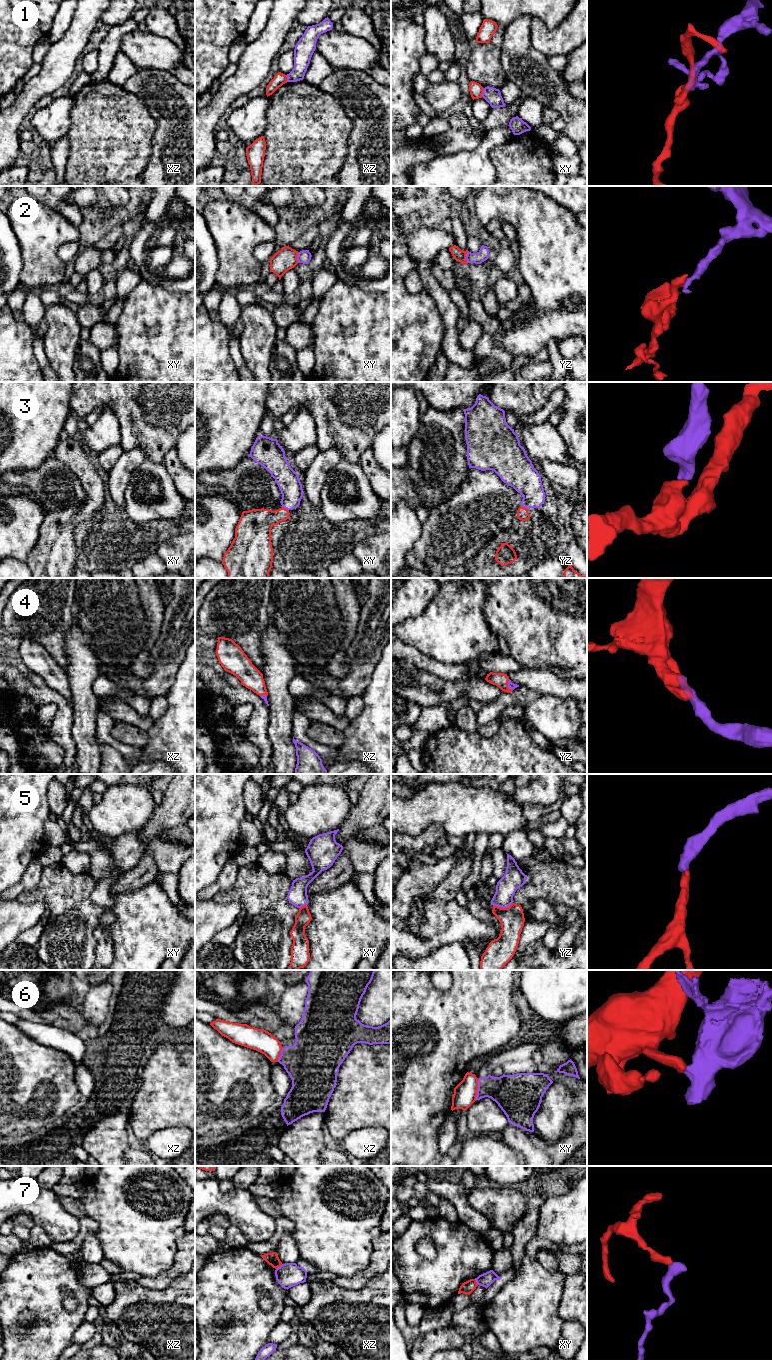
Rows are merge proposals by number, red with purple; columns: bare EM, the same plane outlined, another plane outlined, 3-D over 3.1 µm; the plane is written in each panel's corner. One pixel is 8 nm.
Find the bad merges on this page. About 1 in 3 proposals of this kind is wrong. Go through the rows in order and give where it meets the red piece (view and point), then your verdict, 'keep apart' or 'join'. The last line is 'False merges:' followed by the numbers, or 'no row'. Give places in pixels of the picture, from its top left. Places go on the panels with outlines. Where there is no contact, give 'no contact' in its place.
1: contact xy (482, 92); keep apart
2: contact yz (465, 257); keep apart
3: contact yz (525, 508); join
4: contact yz (507, 685); join
5: contact yz (501, 907); join
6: contact xy (477, 1089); keep apart
7: contact xz (279, 1266); keep apart
False merges: 1, 2, 6, 7

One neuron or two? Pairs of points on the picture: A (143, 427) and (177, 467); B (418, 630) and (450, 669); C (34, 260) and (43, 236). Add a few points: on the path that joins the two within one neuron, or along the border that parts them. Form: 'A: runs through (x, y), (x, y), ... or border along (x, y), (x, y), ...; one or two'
A: border along (175, 447), (171, 448), (161, 461); two
B: border along (425, 653), (444, 663), (464, 663); two
C: runs through (39, 254), (39, 242); one

